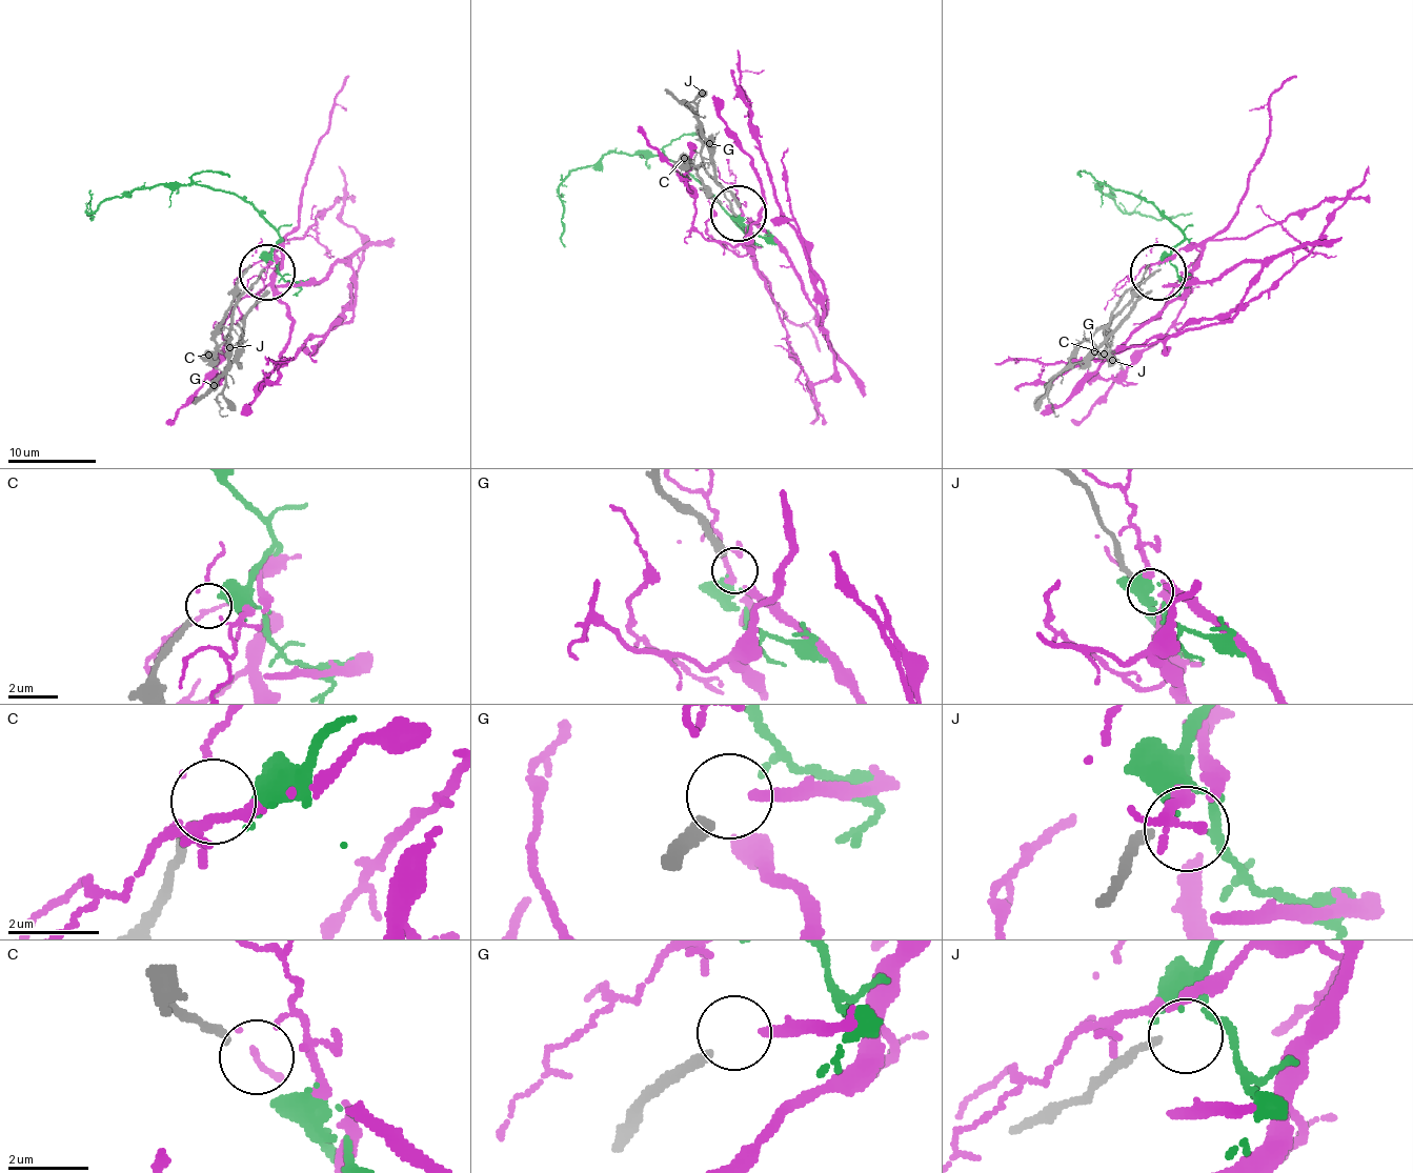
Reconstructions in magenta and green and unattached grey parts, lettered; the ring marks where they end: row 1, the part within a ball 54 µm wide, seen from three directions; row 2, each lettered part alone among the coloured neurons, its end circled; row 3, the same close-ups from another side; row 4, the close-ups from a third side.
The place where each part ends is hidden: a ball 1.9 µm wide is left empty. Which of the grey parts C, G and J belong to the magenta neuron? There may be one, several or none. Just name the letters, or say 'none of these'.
G

